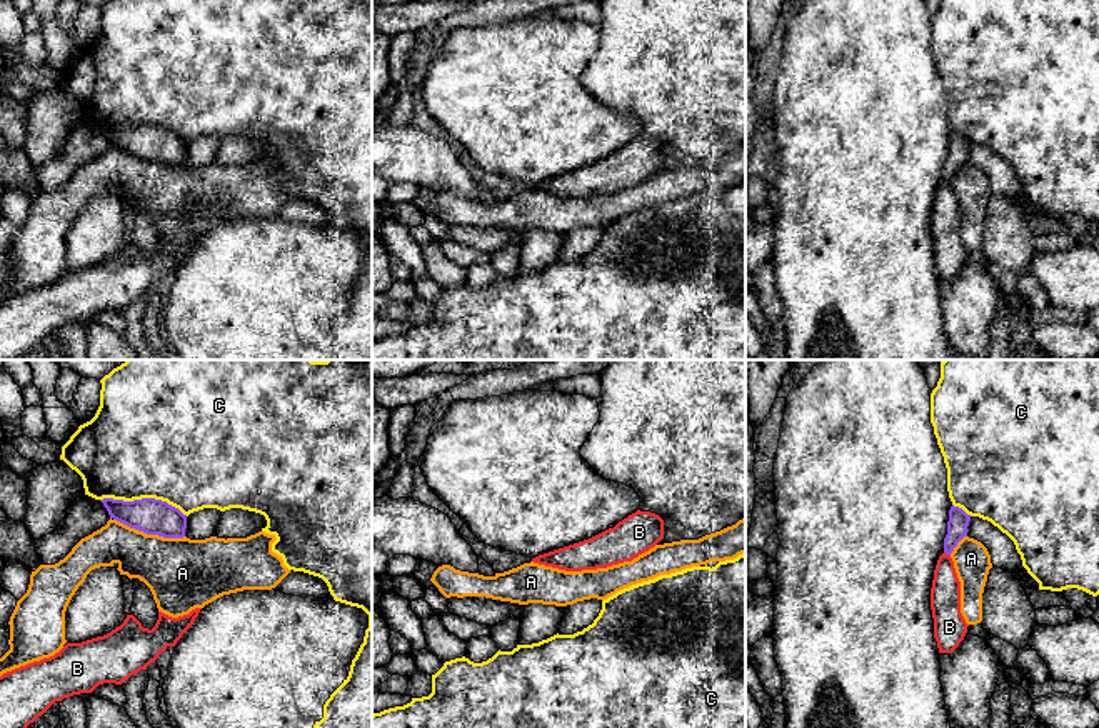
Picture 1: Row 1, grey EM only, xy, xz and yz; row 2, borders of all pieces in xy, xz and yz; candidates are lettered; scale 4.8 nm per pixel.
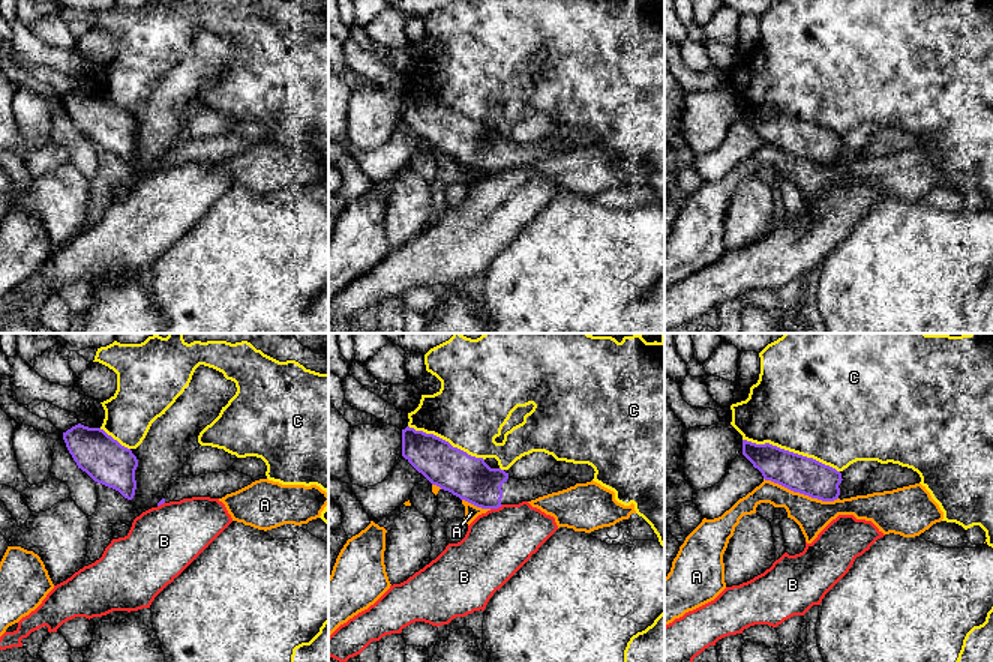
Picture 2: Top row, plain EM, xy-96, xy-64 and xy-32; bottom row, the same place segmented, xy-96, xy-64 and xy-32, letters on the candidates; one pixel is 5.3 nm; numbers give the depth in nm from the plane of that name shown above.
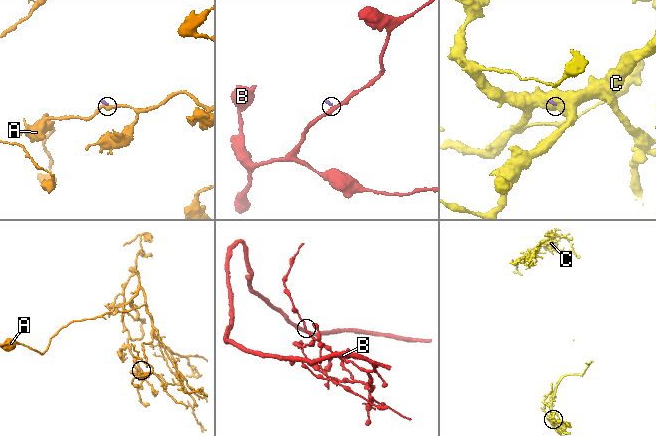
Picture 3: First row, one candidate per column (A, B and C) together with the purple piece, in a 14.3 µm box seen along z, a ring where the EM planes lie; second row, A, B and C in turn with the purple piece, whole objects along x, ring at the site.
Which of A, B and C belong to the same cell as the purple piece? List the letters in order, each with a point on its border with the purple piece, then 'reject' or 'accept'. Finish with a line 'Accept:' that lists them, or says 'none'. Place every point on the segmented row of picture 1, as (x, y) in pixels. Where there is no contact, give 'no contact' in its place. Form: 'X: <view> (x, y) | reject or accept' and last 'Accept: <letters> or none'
A: xy (149, 533) | reject
B: yz (948, 553) | reject
C: xy (144, 498) | reject
Accept: none

